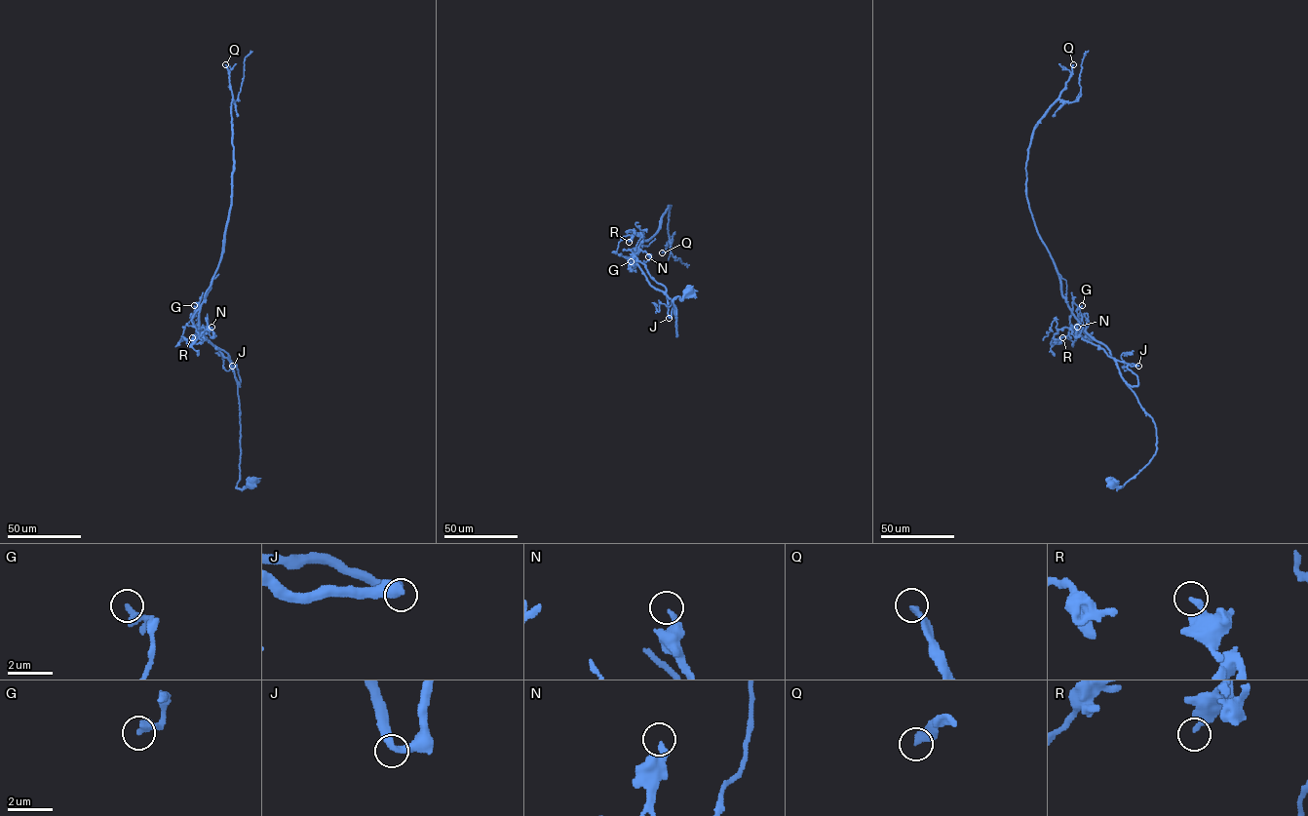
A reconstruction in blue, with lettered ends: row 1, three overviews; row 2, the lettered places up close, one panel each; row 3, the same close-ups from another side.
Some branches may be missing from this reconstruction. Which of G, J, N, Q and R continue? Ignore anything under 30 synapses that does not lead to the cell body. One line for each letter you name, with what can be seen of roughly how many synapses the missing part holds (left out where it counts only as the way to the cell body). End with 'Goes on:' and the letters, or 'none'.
Q: 80 synapses
Goes on: Q

